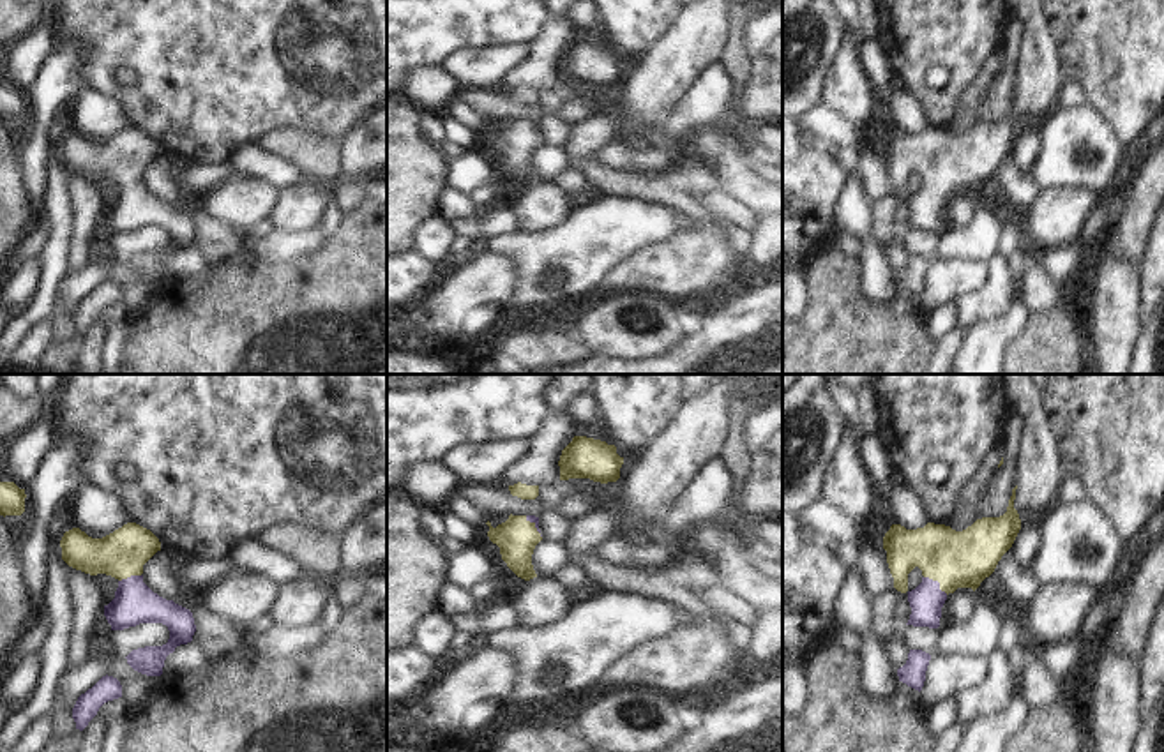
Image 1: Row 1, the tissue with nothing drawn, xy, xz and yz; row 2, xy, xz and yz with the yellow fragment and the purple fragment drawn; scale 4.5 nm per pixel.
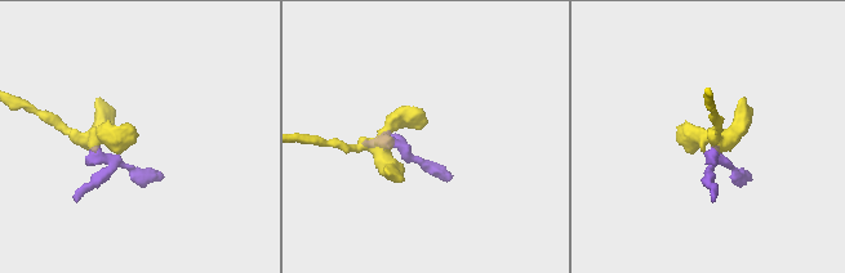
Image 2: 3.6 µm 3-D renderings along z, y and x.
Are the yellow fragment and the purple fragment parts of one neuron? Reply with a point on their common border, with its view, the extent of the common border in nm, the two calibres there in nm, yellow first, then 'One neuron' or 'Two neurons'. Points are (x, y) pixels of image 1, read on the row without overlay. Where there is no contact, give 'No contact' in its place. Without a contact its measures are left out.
Touches yellow at yz (938, 186). Shared border 140 nm. Thickness 260 nm (yellow) against 160 nm. One neuron

